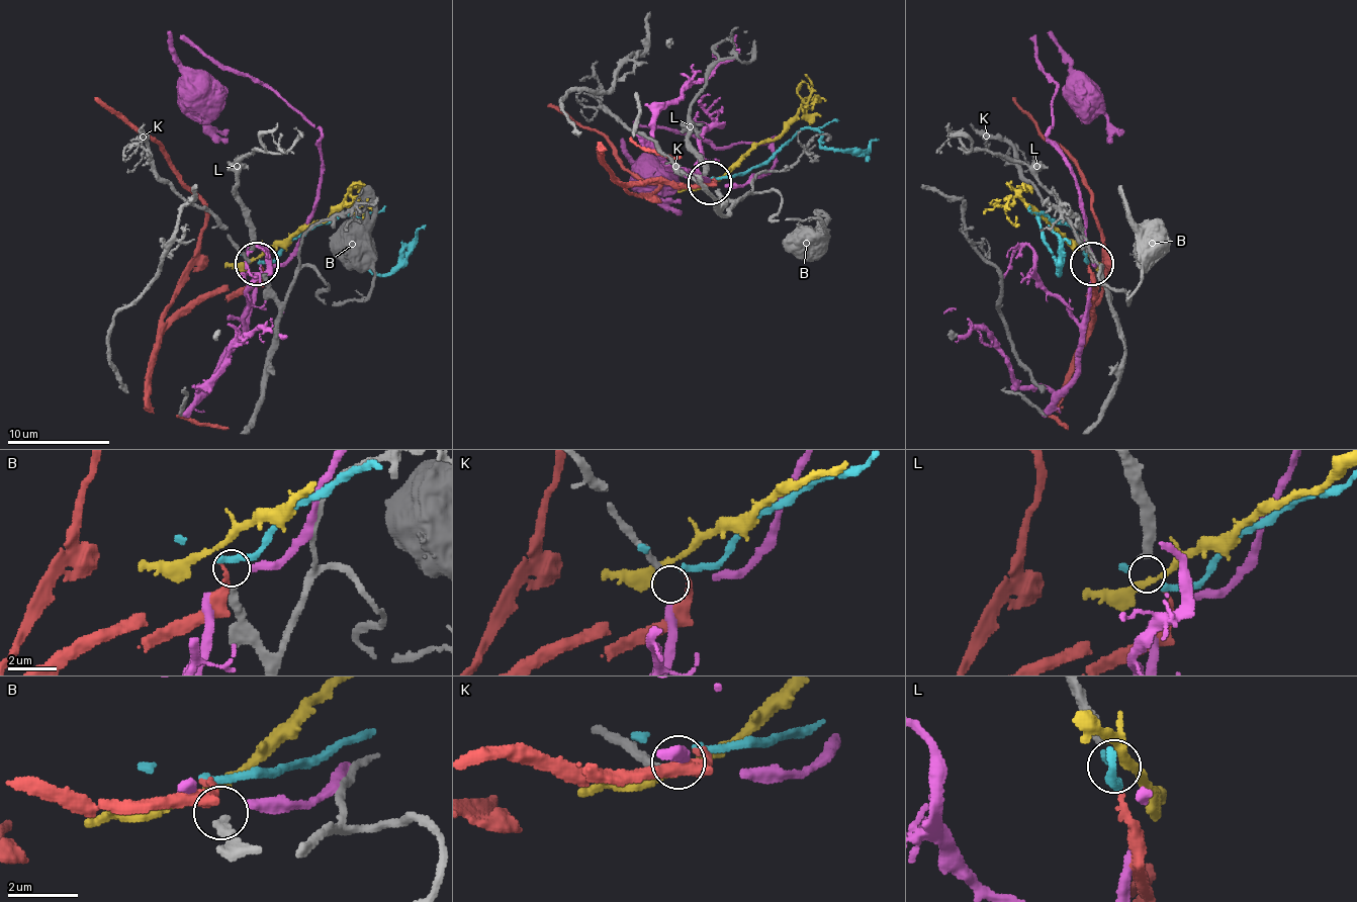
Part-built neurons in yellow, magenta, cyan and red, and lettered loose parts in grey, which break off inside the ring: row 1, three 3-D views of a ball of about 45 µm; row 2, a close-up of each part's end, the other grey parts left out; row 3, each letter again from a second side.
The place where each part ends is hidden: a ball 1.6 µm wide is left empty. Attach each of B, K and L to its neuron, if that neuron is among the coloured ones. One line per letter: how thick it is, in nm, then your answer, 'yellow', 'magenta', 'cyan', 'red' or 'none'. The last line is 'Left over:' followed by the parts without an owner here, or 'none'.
B: 280 nm | none
K: 260 nm | magenta
L: 360 nm | red
Left over: B

